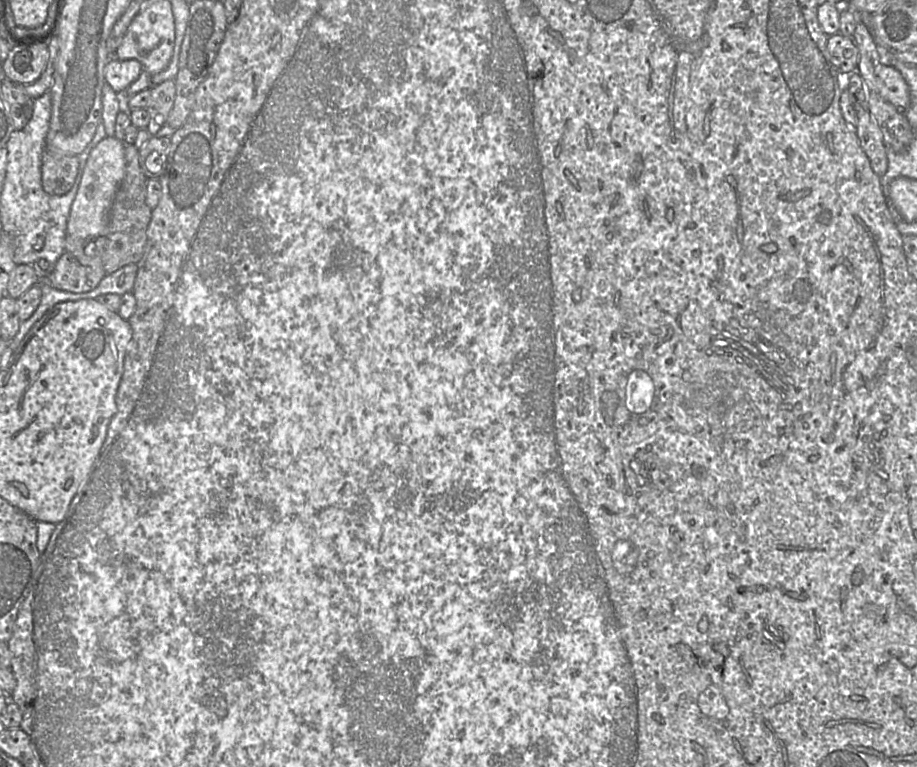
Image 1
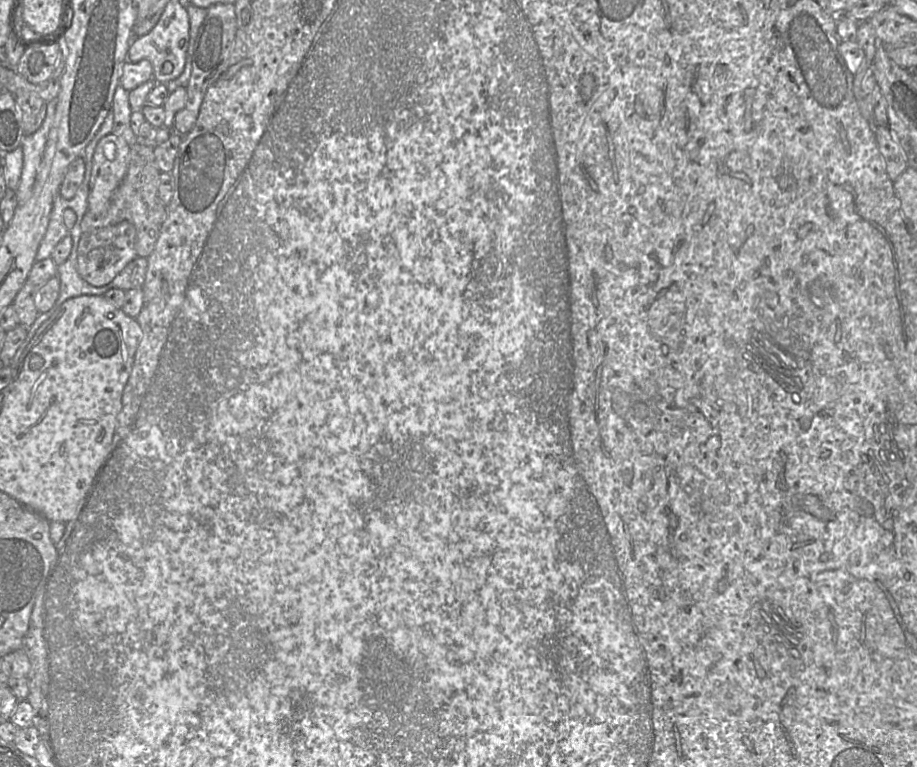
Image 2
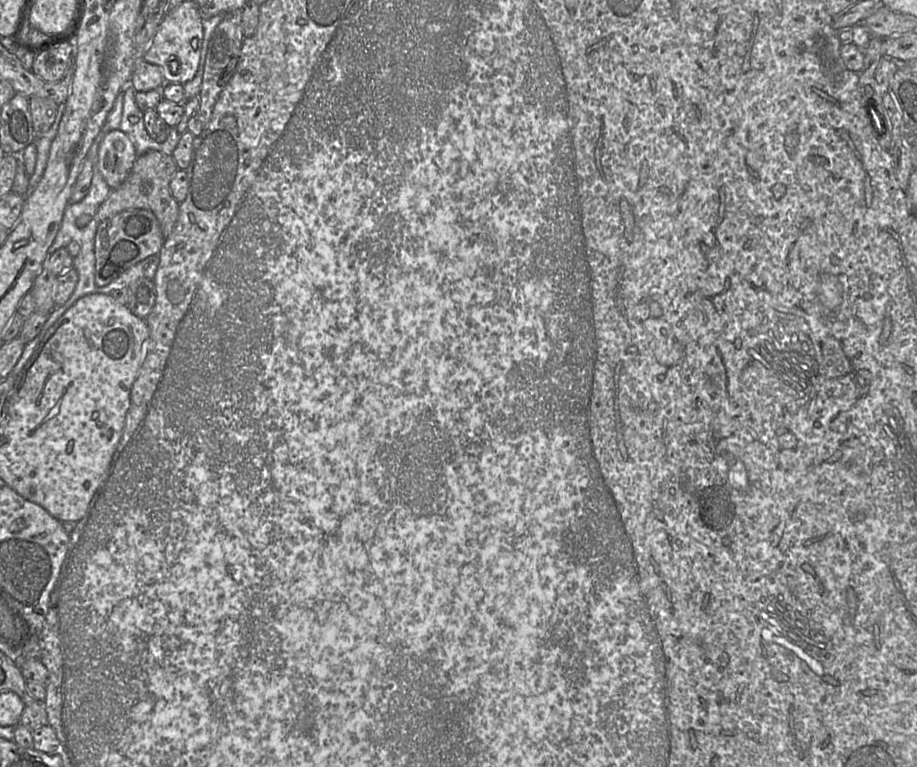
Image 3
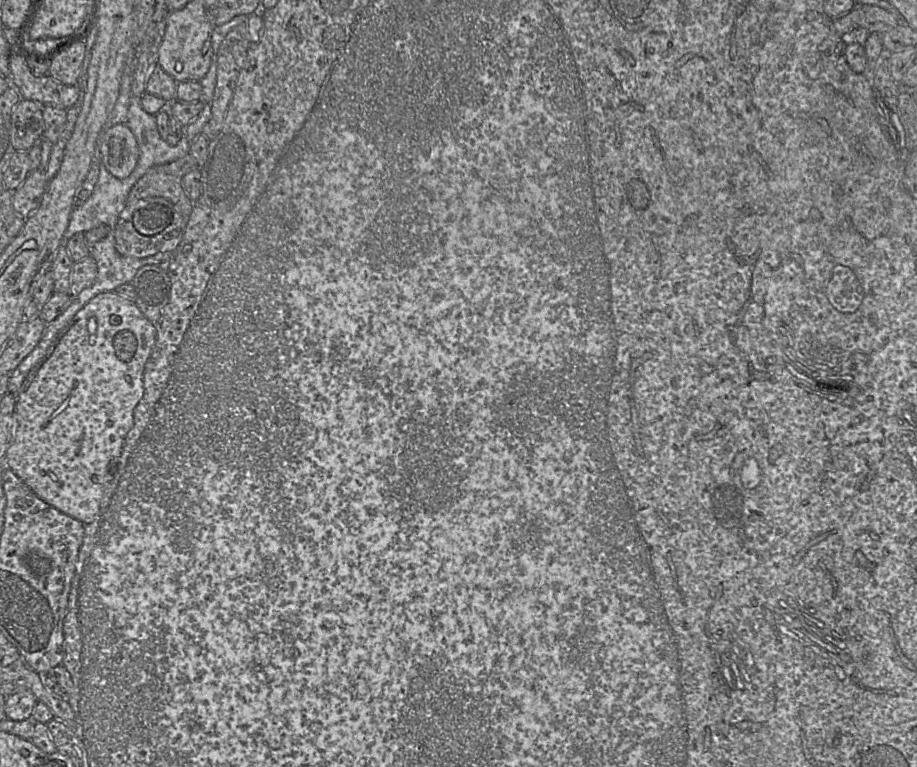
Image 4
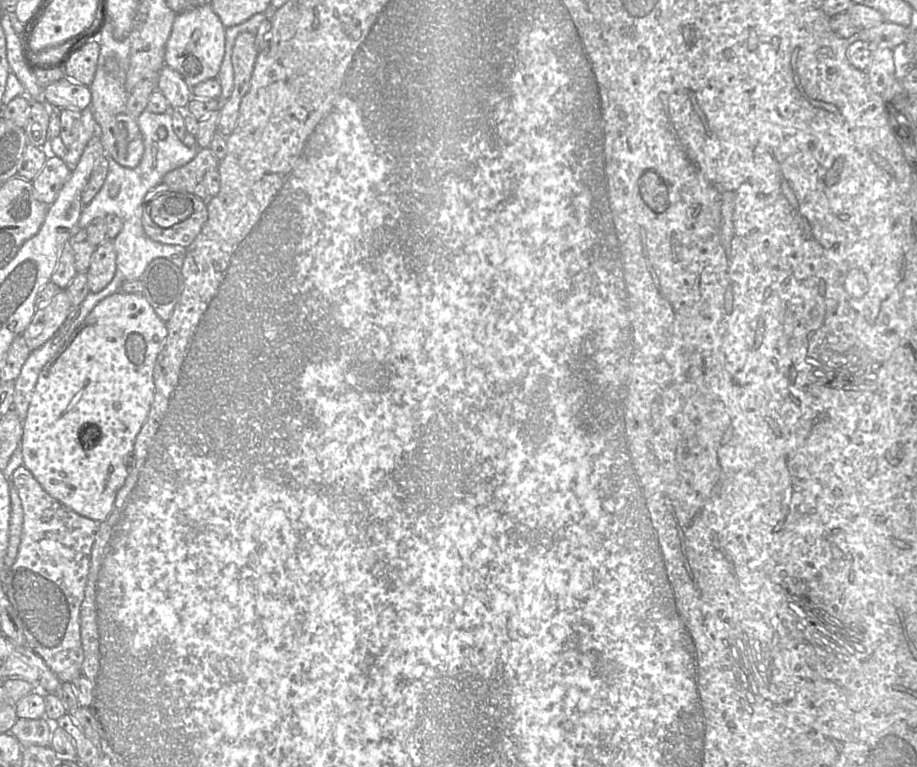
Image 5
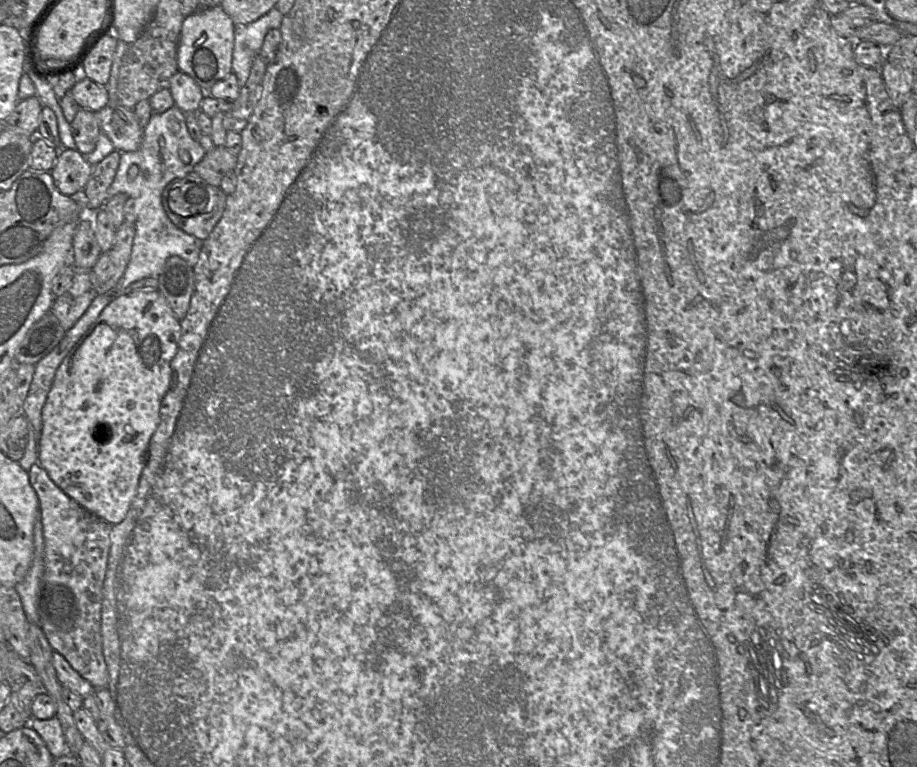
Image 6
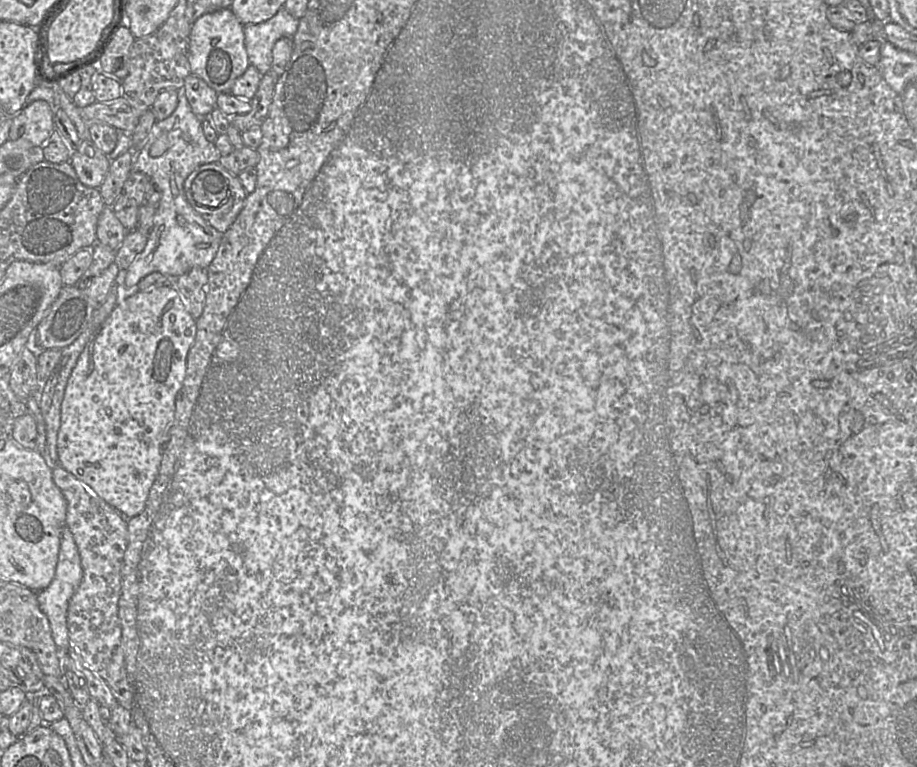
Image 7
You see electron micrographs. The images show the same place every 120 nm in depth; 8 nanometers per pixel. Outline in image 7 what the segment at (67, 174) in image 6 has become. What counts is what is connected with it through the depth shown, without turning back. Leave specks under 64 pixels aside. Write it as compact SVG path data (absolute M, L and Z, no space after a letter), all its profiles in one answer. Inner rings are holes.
M85 140L75 148L69 162L83 185L99 188L107 175L111 159L91 140Z

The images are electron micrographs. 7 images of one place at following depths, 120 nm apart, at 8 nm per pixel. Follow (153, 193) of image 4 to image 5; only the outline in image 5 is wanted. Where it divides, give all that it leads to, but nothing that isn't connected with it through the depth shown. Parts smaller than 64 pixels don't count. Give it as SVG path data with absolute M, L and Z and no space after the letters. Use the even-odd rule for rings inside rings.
M209 147L202 148L197 155L186 165L168 172L162 180L173 189L194 194L203 200L212 198L204 186L205 174L218 169L220 160L214 155Z

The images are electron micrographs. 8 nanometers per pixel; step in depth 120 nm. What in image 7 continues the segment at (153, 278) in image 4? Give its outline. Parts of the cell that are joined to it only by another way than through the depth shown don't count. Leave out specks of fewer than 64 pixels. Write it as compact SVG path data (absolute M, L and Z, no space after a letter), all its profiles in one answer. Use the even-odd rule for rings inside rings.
M192 268L173 279L173 286L177 289L185 309L195 320L203 312L207 284L207 270L202 268Z

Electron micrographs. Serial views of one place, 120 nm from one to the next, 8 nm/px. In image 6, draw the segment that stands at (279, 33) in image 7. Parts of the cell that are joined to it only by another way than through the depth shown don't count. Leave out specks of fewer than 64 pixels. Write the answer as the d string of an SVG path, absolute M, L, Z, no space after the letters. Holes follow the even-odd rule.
M274 7L252 23L235 25L232 74L241 87L249 77L253 59L259 55L266 34L271 29L279 29L282 19L282 13Z

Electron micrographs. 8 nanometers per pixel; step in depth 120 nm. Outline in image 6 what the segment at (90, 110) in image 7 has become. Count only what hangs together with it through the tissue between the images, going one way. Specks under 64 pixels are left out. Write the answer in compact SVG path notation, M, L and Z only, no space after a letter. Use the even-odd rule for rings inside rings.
M121 104L107 105L99 111L94 112L96 123L99 125L103 134L112 142L116 151L134 152L137 151L142 143L143 128L132 111Z

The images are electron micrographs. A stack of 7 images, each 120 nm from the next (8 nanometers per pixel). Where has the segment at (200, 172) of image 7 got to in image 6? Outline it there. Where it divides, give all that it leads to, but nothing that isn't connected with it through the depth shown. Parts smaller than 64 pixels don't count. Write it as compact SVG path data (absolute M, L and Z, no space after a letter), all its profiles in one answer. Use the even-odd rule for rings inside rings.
M194 172L170 182L162 193L162 206L172 223L187 234L205 240L221 219L227 194L219 186L204 181Z

